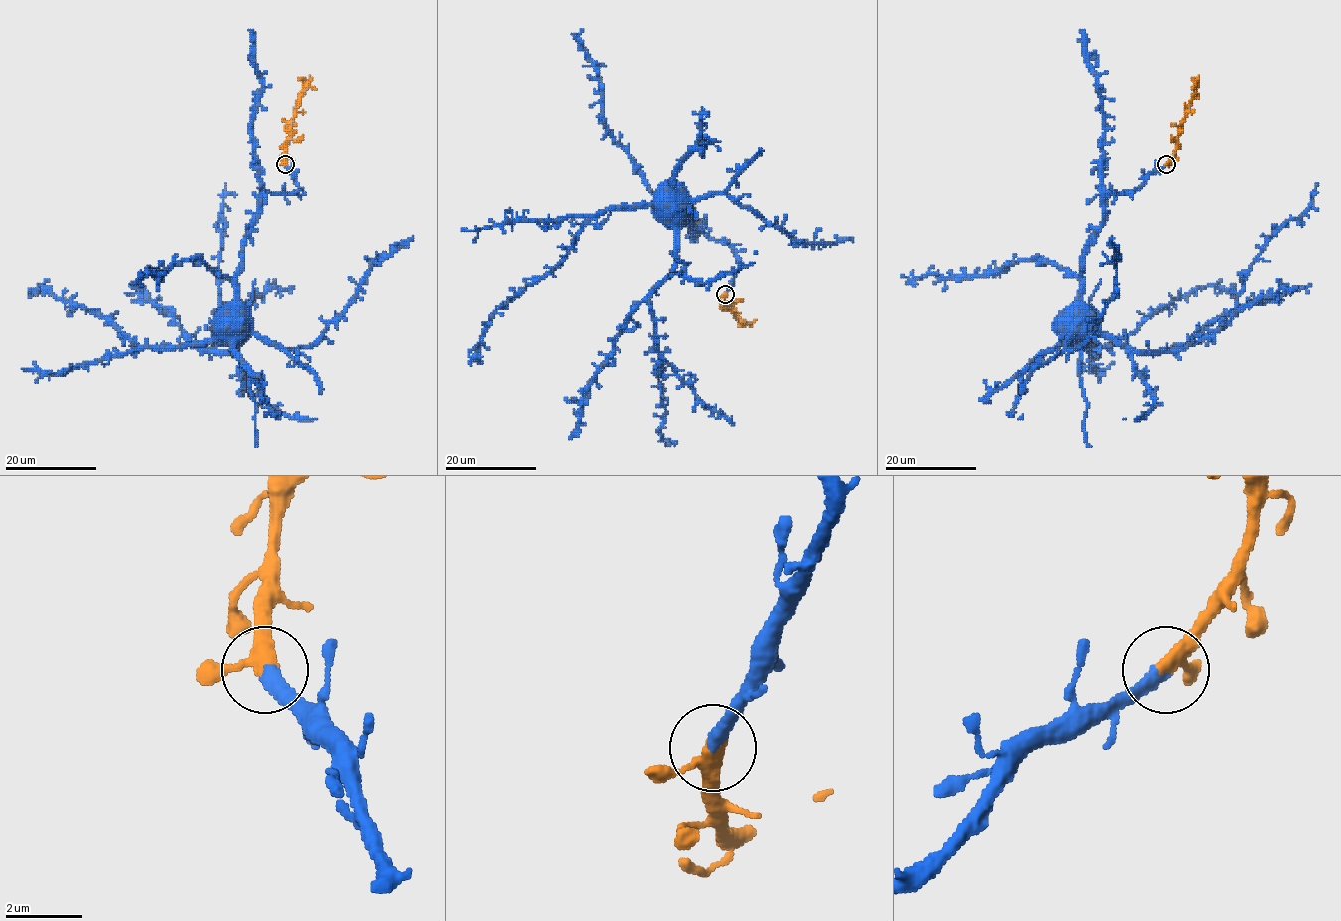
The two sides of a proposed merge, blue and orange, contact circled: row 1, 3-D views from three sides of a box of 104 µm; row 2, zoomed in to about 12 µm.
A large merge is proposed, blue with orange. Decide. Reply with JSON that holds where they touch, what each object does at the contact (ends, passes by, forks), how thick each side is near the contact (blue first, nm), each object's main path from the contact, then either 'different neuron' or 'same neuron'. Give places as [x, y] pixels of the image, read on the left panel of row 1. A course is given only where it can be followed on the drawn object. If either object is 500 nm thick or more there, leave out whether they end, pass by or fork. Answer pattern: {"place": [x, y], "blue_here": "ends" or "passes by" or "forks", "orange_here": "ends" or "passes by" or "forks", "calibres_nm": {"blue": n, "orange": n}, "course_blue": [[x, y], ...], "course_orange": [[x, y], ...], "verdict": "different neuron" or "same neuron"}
{"place": [285, 164], "blue_here": "ends", "orange_here": "passes by", "calibres_nm": {"blue": 360, "orange": 360}, "course_blue": [[285, 164], [298, 189], [263, 196], [244, 243], [237, 346], [212, 352], [222, 318], [218, 258], [224, 182]], "course_orange": [[285, 164], [290, 124], [308, 83], [299, 79]], "verdict": "same neuron"}

